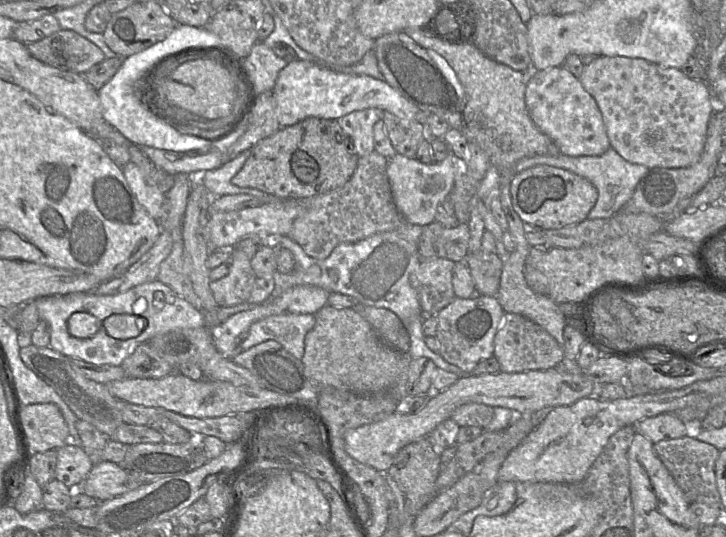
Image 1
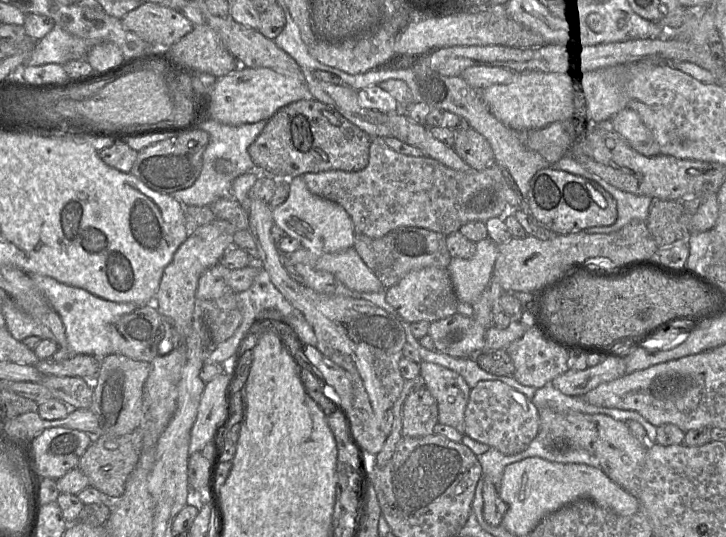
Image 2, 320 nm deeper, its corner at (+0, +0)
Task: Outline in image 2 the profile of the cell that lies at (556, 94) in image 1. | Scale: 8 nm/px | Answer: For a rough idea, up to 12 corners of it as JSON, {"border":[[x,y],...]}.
{"border":[[622,109],[609,123],[635,151],[660,154],[651,131],[633,109]]}

